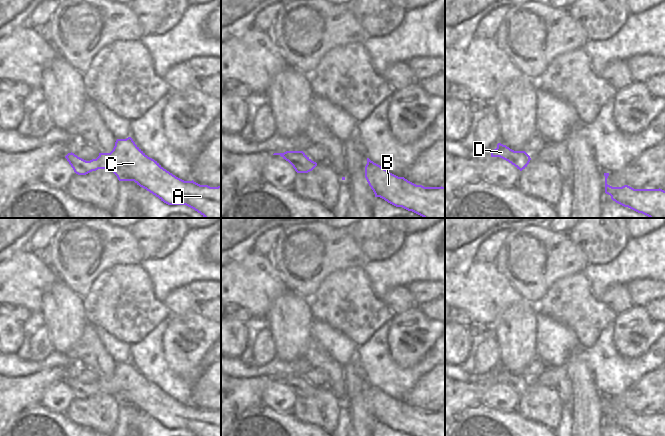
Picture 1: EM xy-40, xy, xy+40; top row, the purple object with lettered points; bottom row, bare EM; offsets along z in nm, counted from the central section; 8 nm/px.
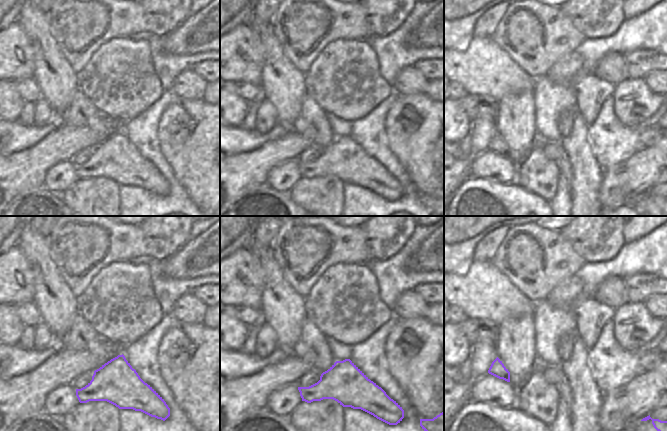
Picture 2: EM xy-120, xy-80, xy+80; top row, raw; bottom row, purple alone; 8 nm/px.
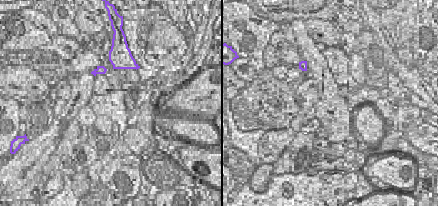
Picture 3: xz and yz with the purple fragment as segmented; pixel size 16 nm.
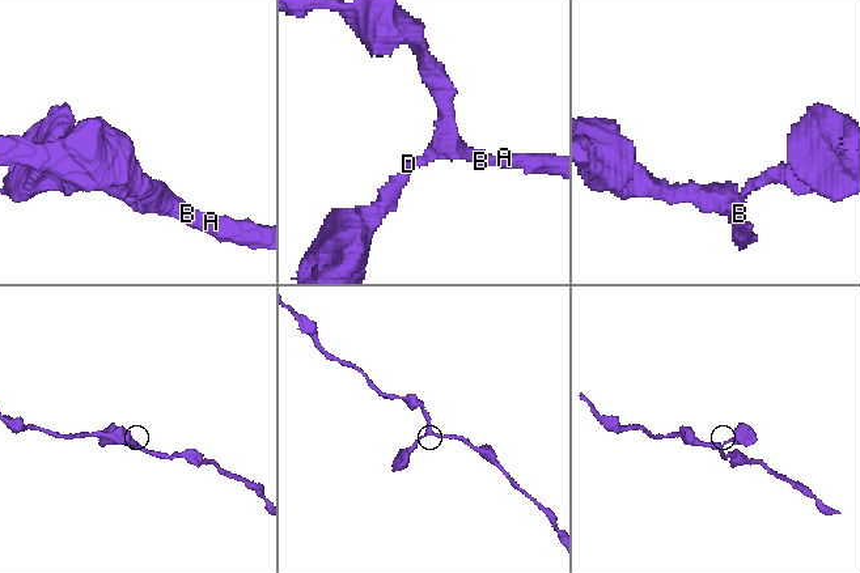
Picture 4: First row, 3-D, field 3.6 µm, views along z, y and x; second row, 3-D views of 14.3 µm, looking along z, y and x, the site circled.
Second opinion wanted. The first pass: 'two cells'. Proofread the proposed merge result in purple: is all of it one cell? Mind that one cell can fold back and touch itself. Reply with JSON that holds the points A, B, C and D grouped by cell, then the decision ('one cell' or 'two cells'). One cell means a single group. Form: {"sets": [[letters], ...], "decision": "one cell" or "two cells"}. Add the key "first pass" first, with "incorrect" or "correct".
{"first pass": "incorrect", "sets": [["A", "B", "C", "D"]], "decision": "one cell"}

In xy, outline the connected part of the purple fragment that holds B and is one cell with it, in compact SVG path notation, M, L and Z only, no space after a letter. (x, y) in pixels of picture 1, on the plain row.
M367 382L365 402L375 421L412 436L445 436L445 411L424 411L398 401Z

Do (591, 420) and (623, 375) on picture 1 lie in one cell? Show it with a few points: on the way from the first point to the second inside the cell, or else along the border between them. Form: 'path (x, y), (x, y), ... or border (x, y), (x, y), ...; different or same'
border (592, 375), (592, 381), (603, 397); different

